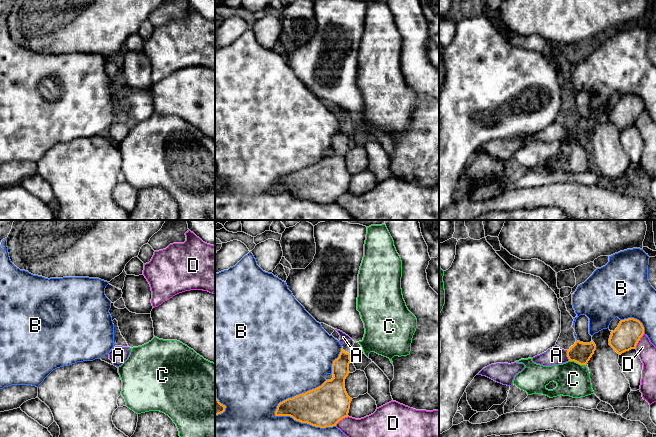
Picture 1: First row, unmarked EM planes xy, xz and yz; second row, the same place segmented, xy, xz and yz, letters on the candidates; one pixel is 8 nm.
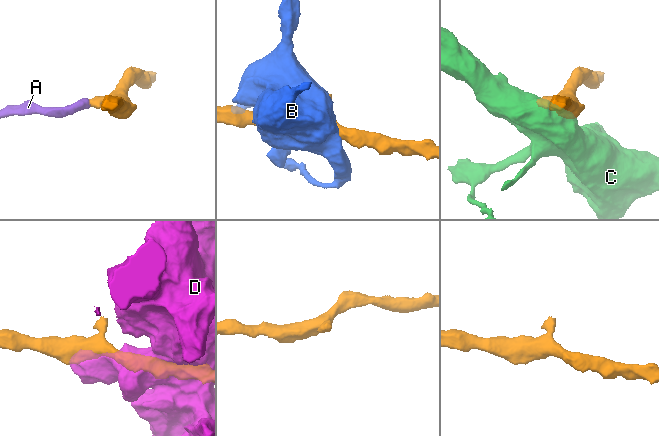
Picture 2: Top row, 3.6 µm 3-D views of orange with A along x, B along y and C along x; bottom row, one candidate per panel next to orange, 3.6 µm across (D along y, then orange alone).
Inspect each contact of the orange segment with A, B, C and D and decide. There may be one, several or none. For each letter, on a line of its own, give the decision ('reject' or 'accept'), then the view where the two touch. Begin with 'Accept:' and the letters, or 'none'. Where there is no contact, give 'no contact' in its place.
Accept: A
A: accept; contact in yz
B: reject; contact in xz
C: reject; contact in yz
D: reject; contact in yz

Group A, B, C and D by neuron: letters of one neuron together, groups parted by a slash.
A / B / C / D

